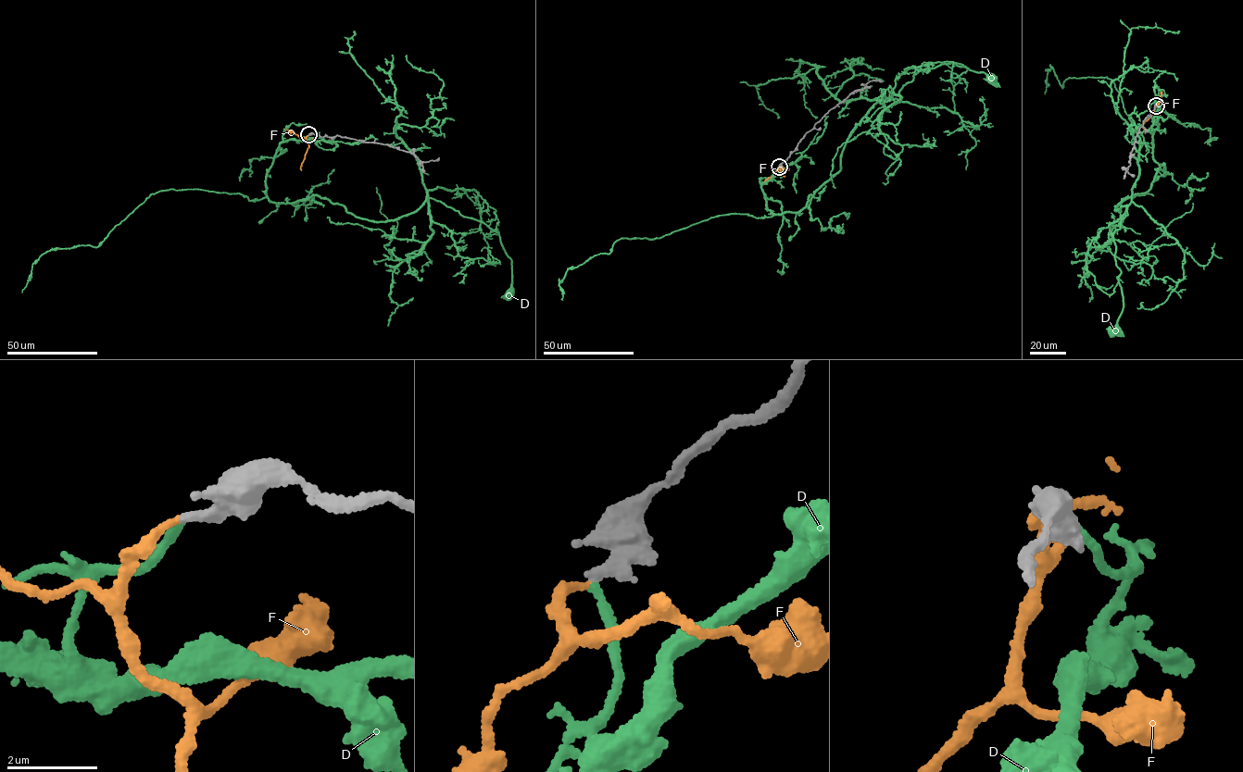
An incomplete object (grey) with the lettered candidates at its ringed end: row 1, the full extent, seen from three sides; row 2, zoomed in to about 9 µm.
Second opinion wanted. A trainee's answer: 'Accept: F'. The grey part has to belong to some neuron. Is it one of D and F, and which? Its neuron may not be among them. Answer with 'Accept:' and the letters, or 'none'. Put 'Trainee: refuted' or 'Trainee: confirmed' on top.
Trainee: confirmed
Accept: F

